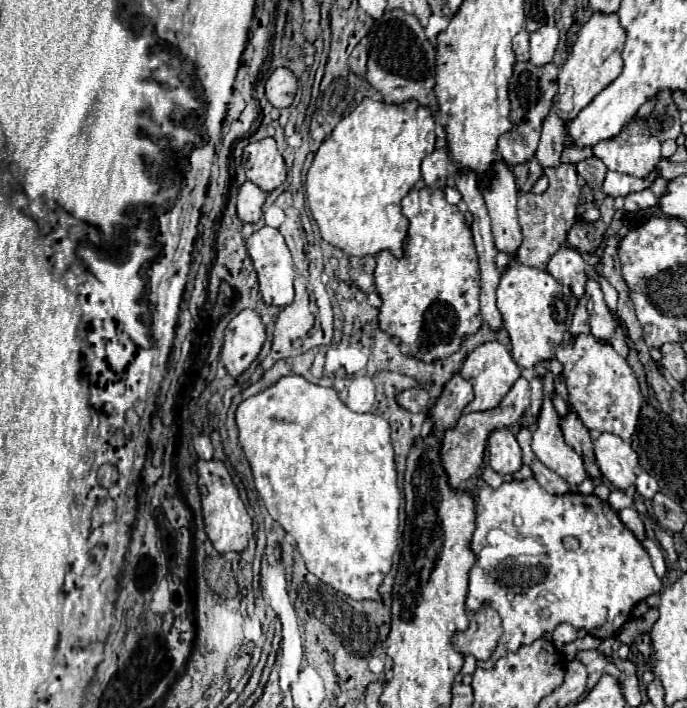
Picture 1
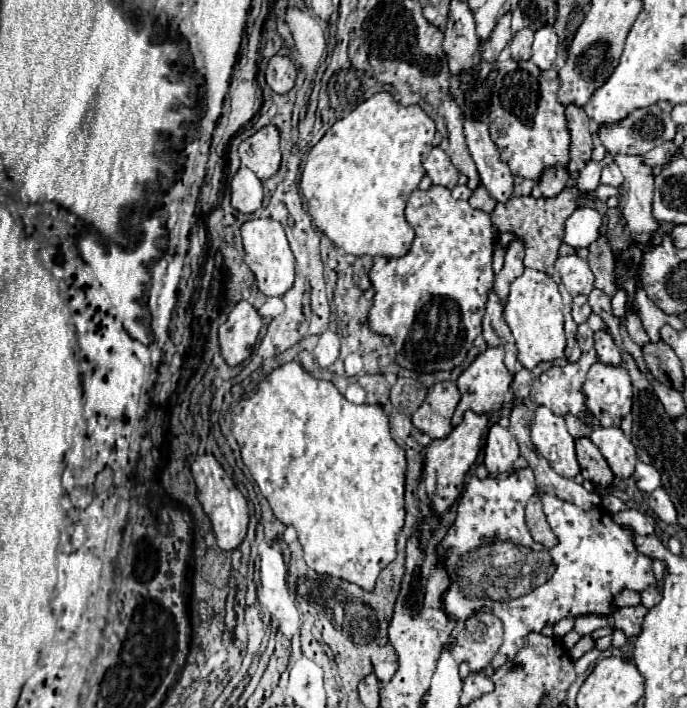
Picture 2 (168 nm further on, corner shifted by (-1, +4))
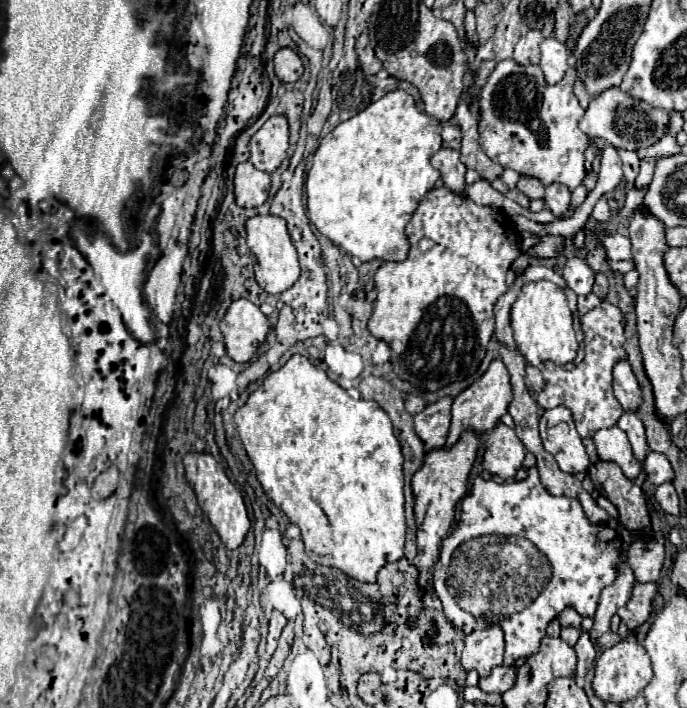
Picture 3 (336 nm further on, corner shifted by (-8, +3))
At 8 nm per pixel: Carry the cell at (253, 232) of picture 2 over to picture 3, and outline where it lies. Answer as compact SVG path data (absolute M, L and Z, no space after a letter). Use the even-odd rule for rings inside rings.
M258 214L246 222L246 234L246 244L250 248L250 254L254 256L256 282L270 294L282 294L286 288L292 288L300 278L300 262L286 222L272 214Z

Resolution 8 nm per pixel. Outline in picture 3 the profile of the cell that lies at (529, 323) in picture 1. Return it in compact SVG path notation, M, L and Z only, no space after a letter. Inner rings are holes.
M550 280L526 282L520 290L518 300L512 304L512 330L518 350L524 354L530 366L540 366L542 362L568 364L576 358L578 340L572 326L572 310L568 306L566 294L560 286Z

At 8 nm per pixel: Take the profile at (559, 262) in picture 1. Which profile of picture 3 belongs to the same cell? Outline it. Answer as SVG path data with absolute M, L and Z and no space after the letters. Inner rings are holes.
M574 256L566 262L562 276L564 276L568 288L574 290L576 294L590 294L596 272L588 266L588 262L582 256Z

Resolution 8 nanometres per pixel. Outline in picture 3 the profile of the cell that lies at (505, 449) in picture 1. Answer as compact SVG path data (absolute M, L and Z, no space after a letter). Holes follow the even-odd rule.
M498 422L486 440L486 452L482 466L490 474L498 474L502 478L514 478L522 460L526 456L526 448L516 436L514 428Z

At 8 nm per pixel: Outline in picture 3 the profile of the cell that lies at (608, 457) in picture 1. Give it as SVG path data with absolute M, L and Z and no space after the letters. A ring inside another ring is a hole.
M612 426L612 428L606 428L606 430L598 430L594 434L594 444L596 444L600 460L616 462L622 468L626 478L634 480L640 474L642 464L640 464L640 460L636 460L626 432L620 430L618 426Z

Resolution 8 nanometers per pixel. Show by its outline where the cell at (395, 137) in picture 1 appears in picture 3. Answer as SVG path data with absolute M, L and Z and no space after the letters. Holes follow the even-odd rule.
M404 90L388 92L384 98L372 102L366 110L338 124L328 136L322 138L306 178L308 218L320 234L330 238L350 256L358 256L362 262L374 258L394 262L406 260L410 240L404 228L416 212L418 202L440 176L440 172L430 164L430 156L438 152L440 146L440 122L432 120L426 112L418 110L414 98Z

